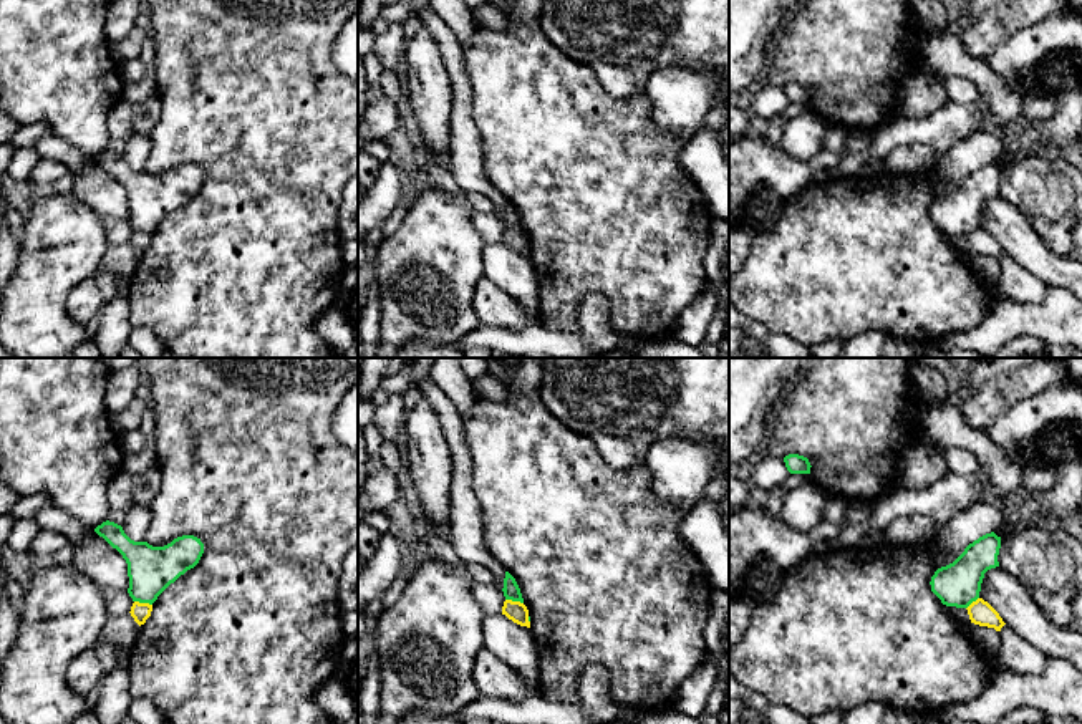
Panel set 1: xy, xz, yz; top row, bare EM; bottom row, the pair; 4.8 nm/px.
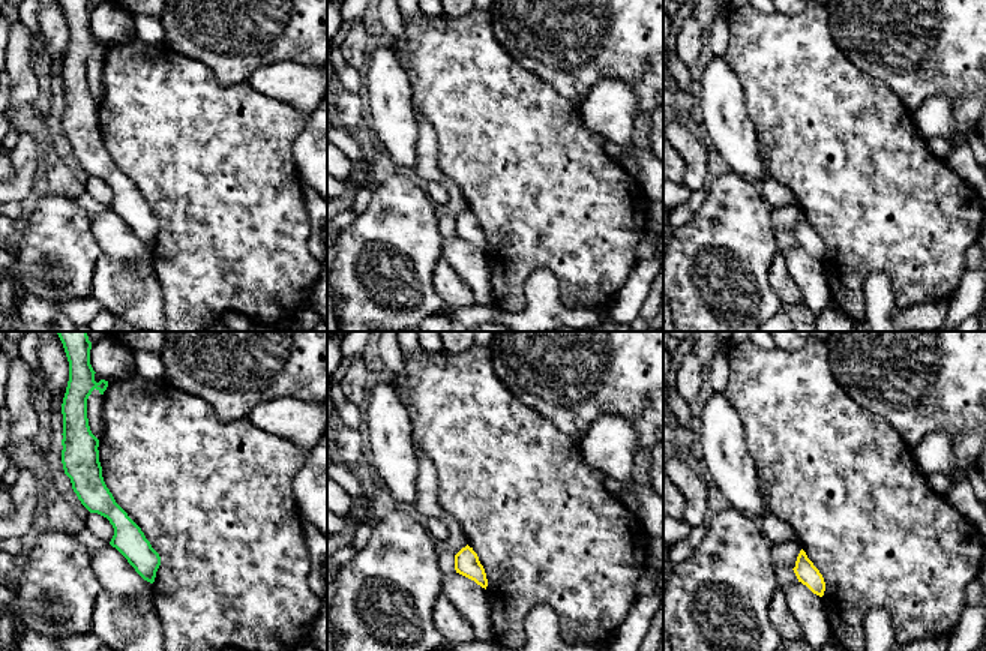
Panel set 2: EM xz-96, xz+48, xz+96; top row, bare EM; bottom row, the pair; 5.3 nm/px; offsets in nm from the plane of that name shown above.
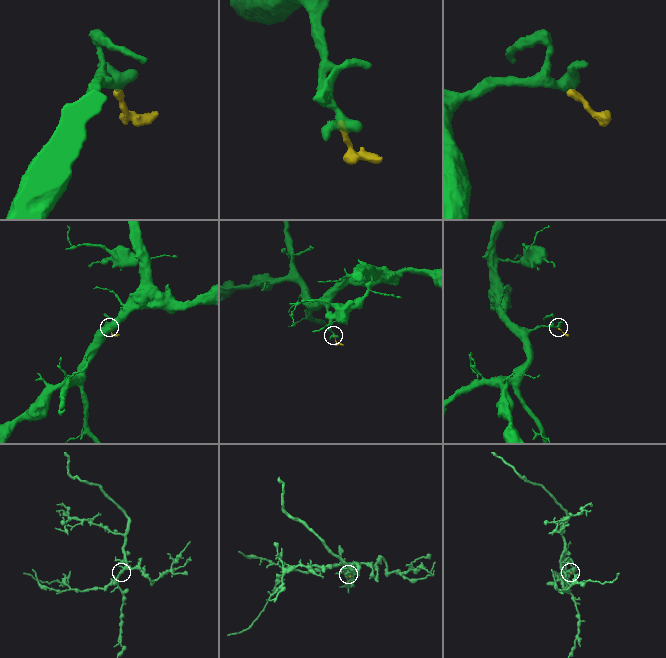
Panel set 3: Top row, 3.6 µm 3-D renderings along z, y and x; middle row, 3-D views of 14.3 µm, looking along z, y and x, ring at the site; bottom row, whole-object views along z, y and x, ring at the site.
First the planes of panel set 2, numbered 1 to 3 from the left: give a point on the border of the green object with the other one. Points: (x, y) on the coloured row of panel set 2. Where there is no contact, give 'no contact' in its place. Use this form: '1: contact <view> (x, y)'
1: no contact
2: no contact
3: no contact

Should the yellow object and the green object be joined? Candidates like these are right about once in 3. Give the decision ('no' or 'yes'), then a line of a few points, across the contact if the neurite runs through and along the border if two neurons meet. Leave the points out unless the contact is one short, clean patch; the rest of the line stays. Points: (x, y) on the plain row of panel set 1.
no | xy (135, 229), (151, 234)

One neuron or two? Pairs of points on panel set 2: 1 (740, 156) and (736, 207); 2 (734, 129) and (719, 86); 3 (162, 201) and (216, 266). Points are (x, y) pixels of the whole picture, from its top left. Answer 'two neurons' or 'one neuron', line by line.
1: two neurons
2: one neuron
3: one neuron

